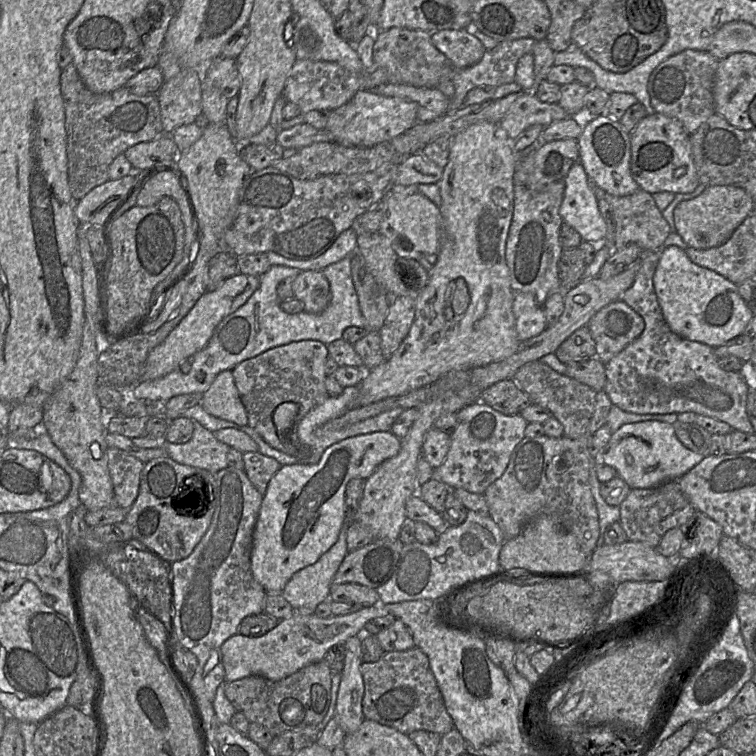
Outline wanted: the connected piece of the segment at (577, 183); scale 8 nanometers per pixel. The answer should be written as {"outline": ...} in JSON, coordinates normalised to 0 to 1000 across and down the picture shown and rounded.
{"outline":[[[766,213],[757,218],[749,233],[739,280],[771,319],[792,323],[799,317],[802,295],[792,279],[782,237]]]}

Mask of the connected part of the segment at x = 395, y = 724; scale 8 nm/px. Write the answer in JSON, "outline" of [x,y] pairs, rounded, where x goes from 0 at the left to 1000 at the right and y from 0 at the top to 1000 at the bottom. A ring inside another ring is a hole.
{"outline":[[[554,857],[508,862],[499,876],[479,876],[476,888],[481,902],[479,942],[485,952],[538,972],[552,966],[587,972],[601,963],[569,885],[566,869]]]}

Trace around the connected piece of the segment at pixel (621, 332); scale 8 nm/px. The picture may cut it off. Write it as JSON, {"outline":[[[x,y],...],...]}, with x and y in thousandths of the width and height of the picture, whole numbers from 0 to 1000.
{"outline":[[[815,397],[790,411],[776,433],[788,455],[788,474],[803,480],[844,447],[853,426],[837,407]]]}

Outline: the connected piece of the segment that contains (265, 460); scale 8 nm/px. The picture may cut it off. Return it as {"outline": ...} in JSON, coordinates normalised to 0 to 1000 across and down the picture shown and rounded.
{"outline":[[[343,597],[321,599],[323,623],[340,649],[349,656],[357,634],[370,620],[372,614],[362,606]]]}

